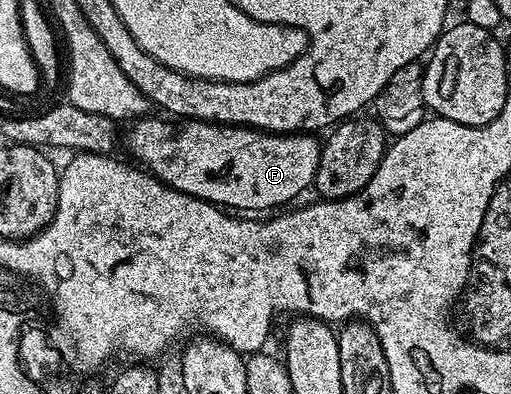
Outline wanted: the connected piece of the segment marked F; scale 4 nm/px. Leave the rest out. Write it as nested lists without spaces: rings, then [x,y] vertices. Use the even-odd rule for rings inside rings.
[[[143,118],[134,125],[135,128],[135,148],[138,154],[147,162],[146,167],[151,175],[156,176],[158,180],[171,185],[172,188],[183,192],[186,196],[198,196],[200,200],[207,201],[208,204],[222,206],[227,208],[275,208],[278,204],[287,204],[294,196],[302,194],[306,188],[310,189],[315,182],[315,171],[319,165],[319,154],[321,151],[320,141],[315,141],[316,137],[311,134],[284,134],[282,132],[265,132],[258,128],[249,128],[246,126],[236,126],[233,124],[217,124],[205,120],[187,120],[179,128],[179,133],[175,136],[172,144],[167,144],[167,124],[163,120],[151,120],[152,118]]]

